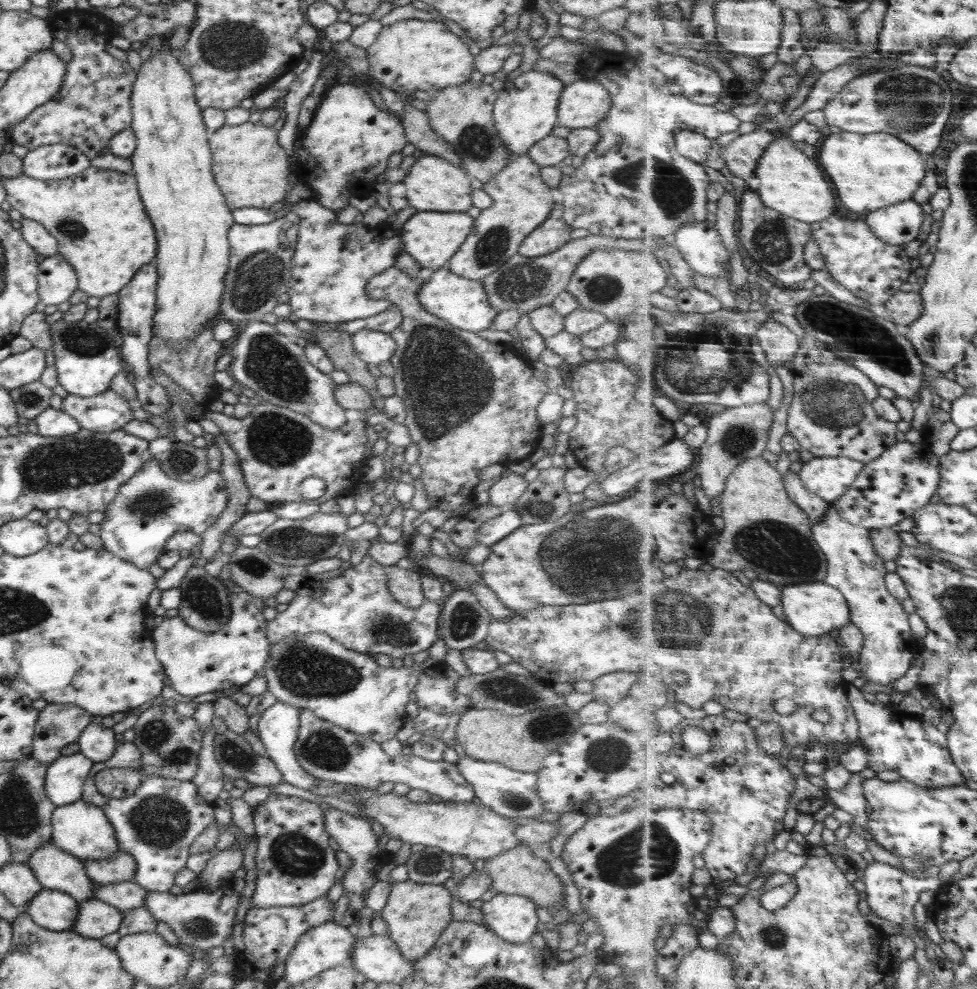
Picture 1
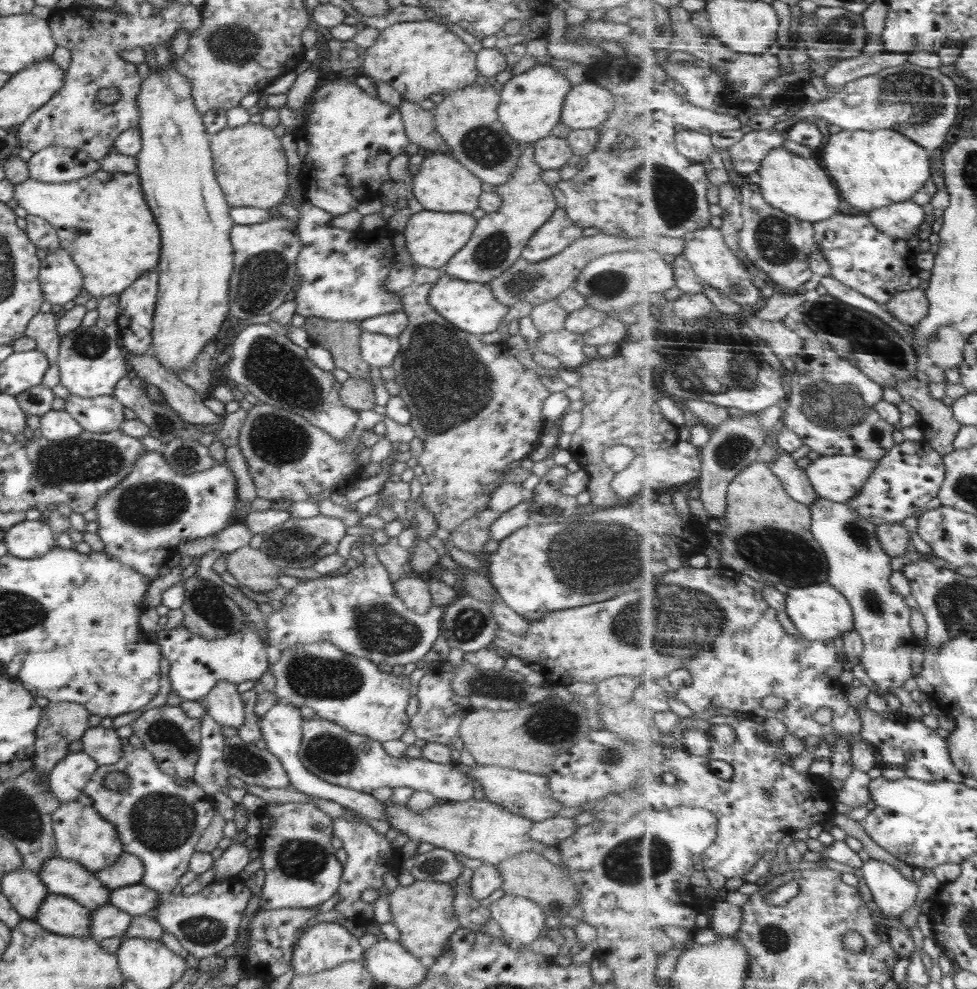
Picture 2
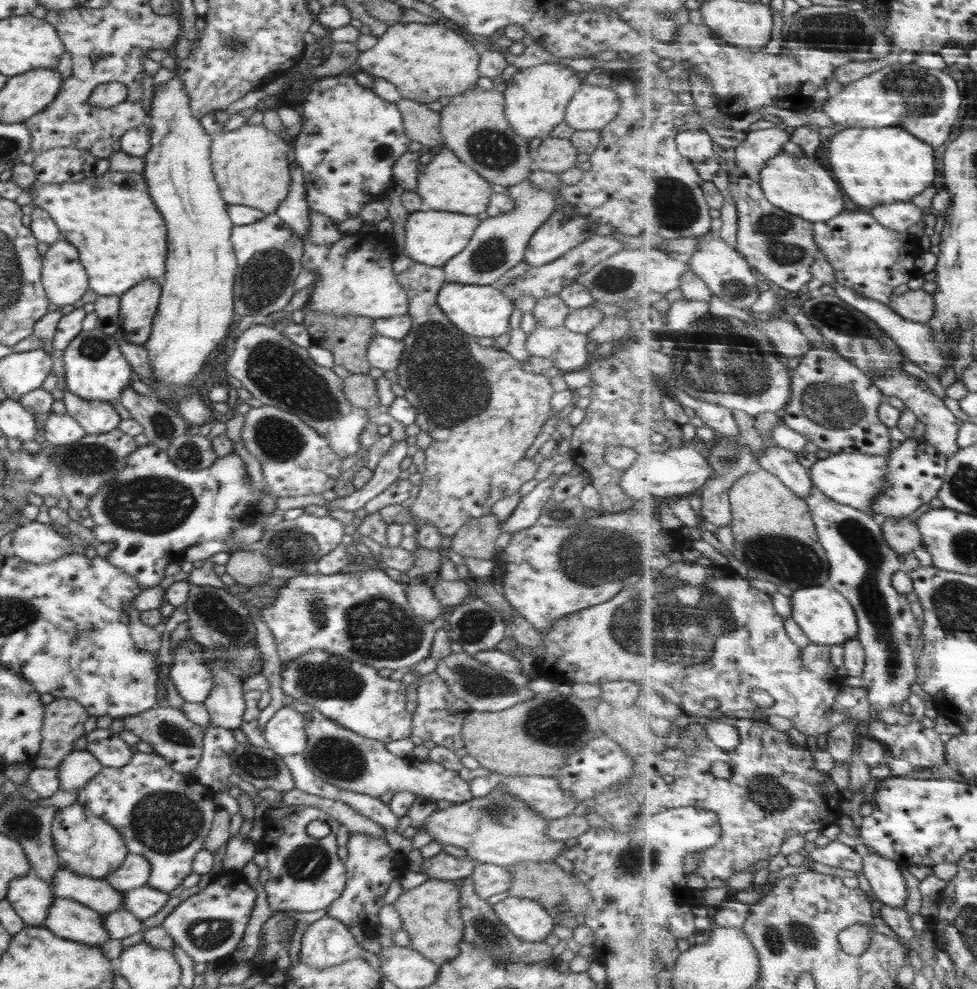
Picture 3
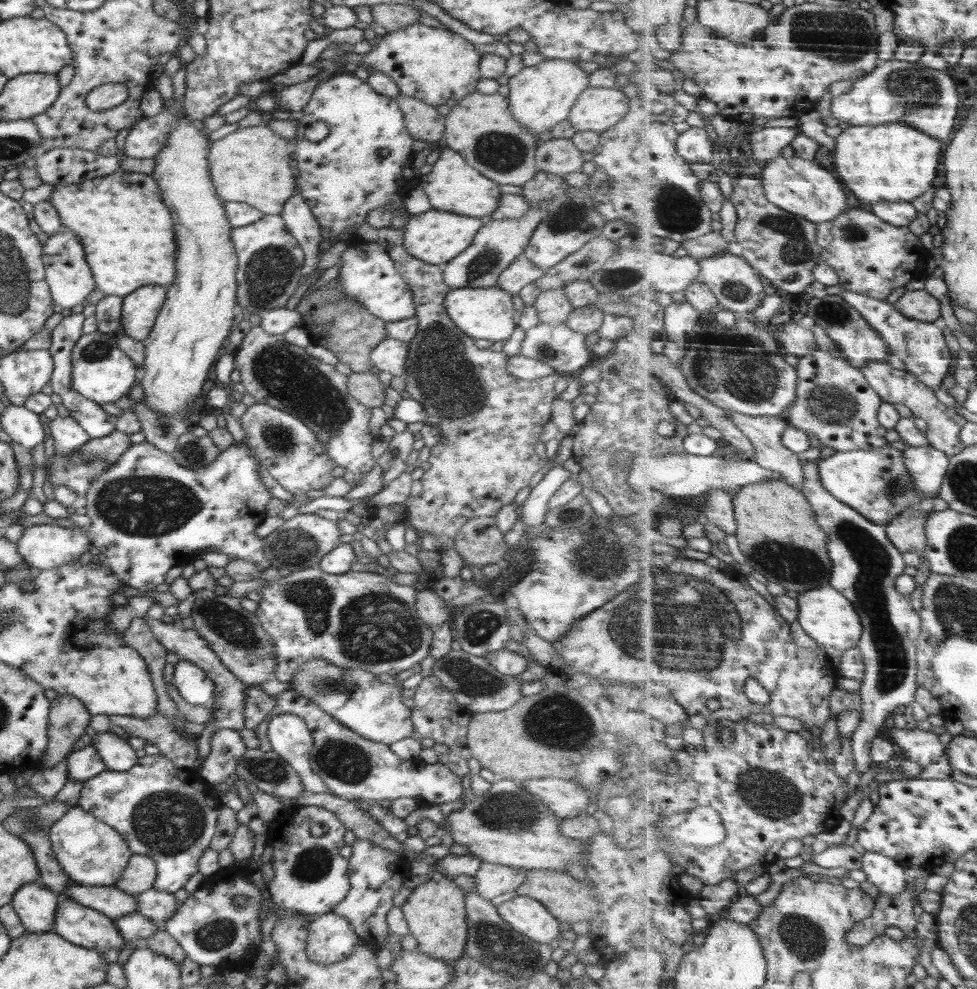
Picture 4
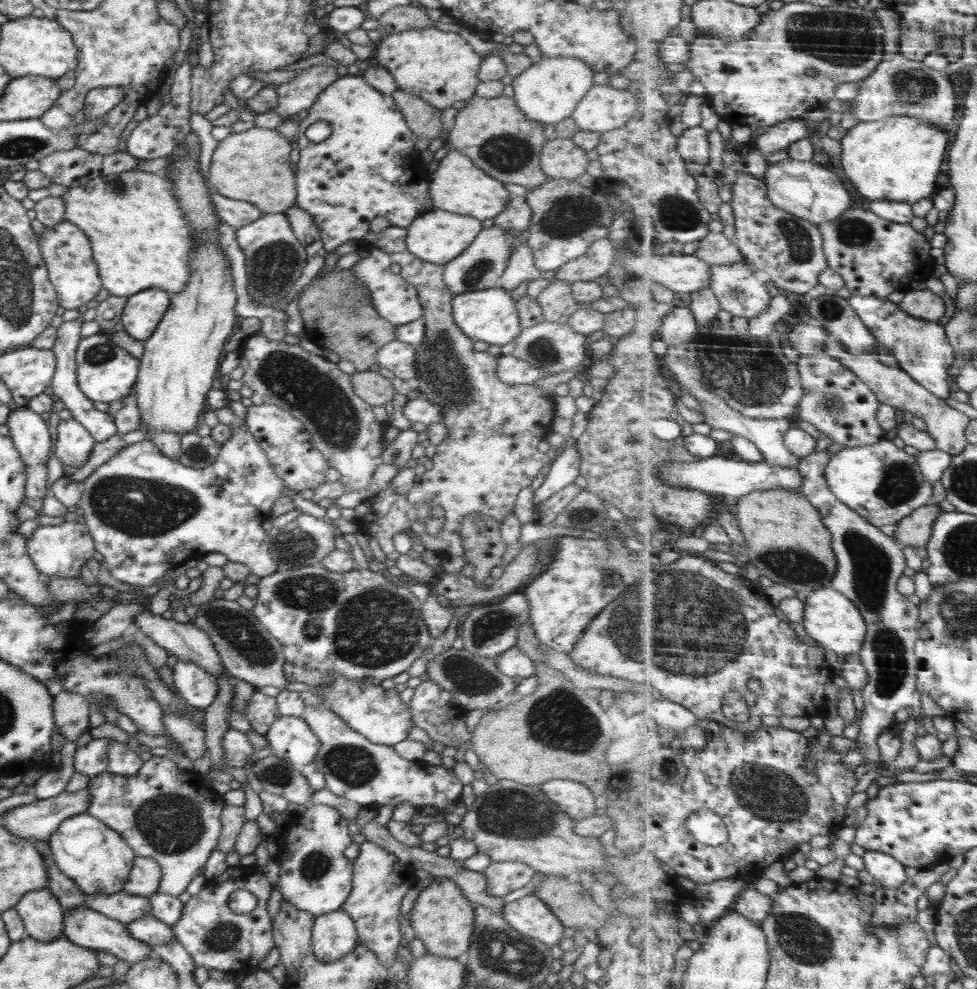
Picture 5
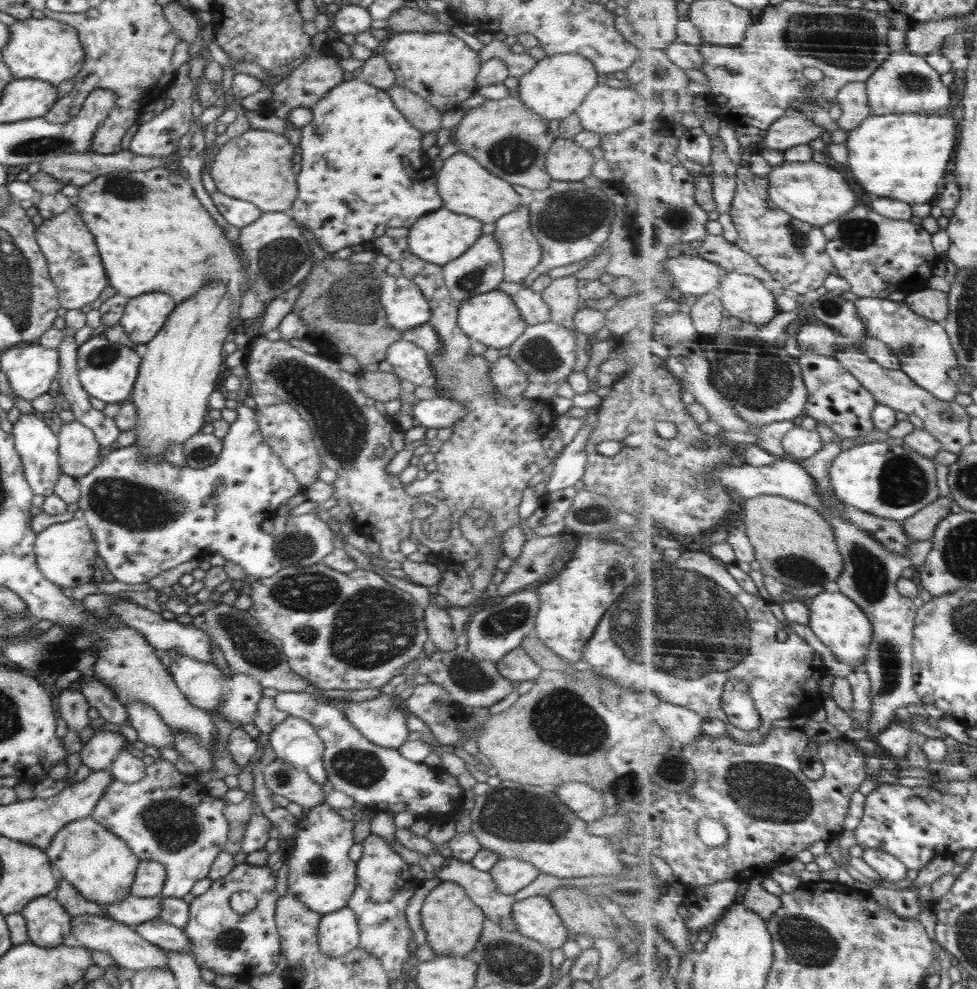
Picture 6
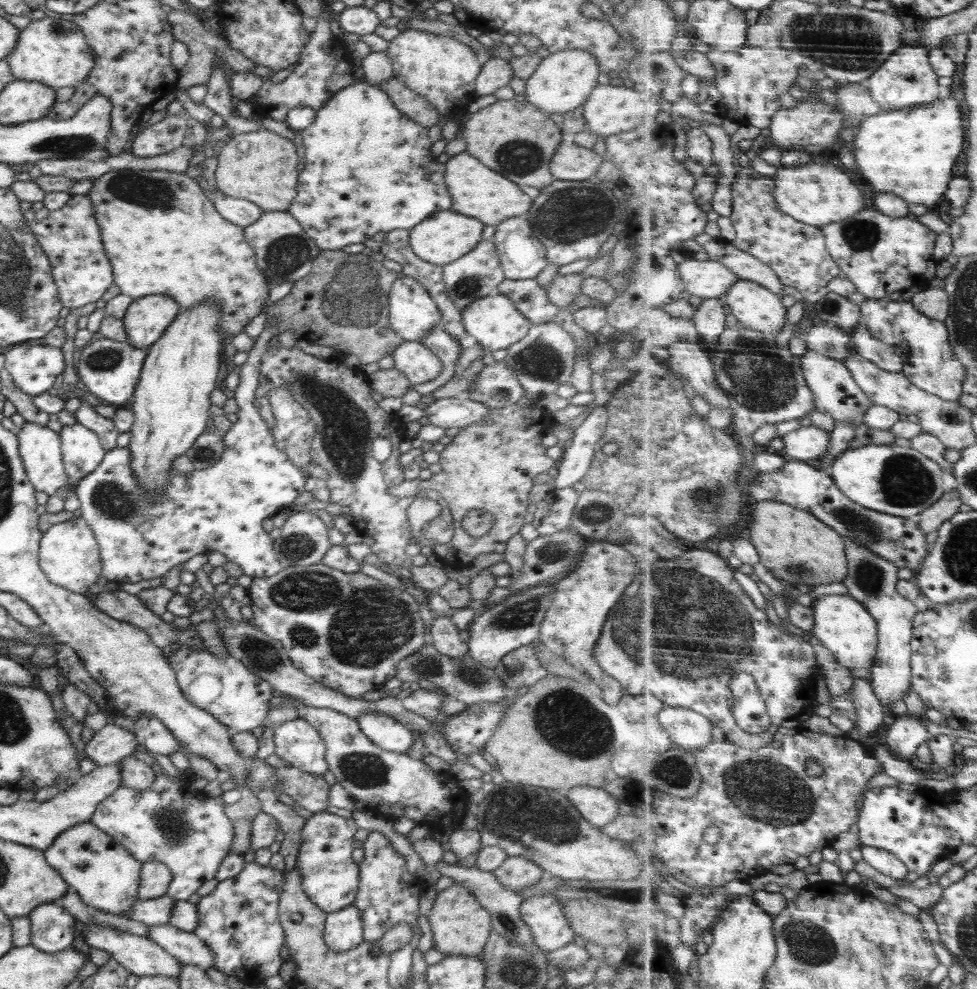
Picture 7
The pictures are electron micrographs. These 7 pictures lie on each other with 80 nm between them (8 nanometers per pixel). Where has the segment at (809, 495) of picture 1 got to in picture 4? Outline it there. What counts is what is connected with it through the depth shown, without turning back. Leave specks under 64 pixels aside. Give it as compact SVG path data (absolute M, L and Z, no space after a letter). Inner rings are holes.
M729 410L731 419L744 431L754 443L757 454L755 461L759 462L764 468L781 472L785 476L785 481L790 483L793 487L800 488L806 482L805 465L802 464L800 456L791 448L788 448L783 443L783 435L789 429L789 423L786 416L750 416L735 410Z

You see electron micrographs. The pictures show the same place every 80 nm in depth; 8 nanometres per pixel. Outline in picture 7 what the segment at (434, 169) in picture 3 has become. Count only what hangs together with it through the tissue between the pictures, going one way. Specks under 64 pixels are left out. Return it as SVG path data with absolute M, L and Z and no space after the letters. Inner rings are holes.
M465 151L449 158L445 164L444 176L446 188L452 197L451 210L480 220L484 225L496 227L506 218L527 217L532 206L533 200L518 187L518 184L484 166Z

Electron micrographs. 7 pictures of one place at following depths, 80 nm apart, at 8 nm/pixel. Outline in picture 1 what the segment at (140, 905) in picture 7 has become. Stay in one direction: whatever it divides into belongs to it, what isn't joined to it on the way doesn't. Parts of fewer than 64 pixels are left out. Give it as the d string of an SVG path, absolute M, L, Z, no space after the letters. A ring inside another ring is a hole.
M53 841L38 847L27 865L43 888L65 892L78 903L96 899L93 892L97 883L86 874L82 860L64 852Z

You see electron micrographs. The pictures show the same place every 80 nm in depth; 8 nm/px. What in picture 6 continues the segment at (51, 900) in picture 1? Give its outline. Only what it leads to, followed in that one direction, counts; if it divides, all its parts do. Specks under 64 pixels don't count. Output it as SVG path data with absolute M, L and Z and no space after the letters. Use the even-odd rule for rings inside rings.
M91 914L71 917L71 934L84 948L91 951L100 950L100 952L110 954L118 967L128 968L128 970L134 970L135 972L158 967L167 968L166 951L144 940L133 927L123 925L108 917Z

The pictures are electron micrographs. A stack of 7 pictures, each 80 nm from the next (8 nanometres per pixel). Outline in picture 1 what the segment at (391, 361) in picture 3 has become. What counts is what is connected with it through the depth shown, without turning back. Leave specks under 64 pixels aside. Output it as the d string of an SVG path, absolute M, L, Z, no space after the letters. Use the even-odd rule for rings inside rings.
M375 330L356 331L352 344L360 360L376 366L390 361L396 352L396 341L388 333Z

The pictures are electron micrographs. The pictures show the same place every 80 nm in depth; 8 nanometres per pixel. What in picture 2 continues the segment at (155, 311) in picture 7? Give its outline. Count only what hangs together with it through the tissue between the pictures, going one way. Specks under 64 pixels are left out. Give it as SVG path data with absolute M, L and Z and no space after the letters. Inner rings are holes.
M155 270L144 272L136 282L119 294L119 343L132 355L149 352L158 281L159 274Z

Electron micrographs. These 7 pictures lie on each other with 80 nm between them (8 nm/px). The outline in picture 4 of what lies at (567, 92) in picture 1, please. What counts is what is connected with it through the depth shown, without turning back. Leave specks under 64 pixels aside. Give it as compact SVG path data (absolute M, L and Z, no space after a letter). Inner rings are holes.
M588 87L574 104L568 121L577 131L601 133L612 129L630 110L630 101L619 89Z

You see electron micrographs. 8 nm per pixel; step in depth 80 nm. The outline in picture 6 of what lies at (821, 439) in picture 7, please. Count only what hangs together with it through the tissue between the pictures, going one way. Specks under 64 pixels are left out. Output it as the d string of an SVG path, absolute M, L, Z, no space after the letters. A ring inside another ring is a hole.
M799 423L783 438L783 446L794 460L816 456L825 444L820 432L802 428Z

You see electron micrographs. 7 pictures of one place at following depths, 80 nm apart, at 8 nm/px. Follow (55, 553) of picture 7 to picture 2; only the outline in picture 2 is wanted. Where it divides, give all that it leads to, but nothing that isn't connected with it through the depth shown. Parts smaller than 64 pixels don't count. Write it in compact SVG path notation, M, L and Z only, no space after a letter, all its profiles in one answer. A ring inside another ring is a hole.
M24 519L14 523L3 536L8 553L26 560L44 556L58 547L54 545L54 539L48 523L42 523L38 519Z

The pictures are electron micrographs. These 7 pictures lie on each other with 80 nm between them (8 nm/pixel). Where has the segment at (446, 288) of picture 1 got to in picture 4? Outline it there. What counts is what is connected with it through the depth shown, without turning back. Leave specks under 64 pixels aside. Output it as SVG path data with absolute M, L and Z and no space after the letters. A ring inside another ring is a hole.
M500 287L449 288L444 297L444 306L452 322L474 340L508 340L517 327L512 297Z

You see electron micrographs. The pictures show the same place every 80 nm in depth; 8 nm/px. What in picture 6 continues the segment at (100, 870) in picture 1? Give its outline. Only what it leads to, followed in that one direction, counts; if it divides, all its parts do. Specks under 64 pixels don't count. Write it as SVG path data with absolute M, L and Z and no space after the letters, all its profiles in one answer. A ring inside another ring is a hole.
M154 859L139 861L131 894L139 897L160 895L166 875L164 865Z

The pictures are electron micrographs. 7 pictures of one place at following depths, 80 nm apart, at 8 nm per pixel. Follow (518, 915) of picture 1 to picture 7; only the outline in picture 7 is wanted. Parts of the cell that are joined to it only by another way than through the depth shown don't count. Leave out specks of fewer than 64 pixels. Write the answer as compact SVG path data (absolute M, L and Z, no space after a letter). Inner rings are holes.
M554 895L523 899L519 911L541 950L555 951L573 942L576 934Z

